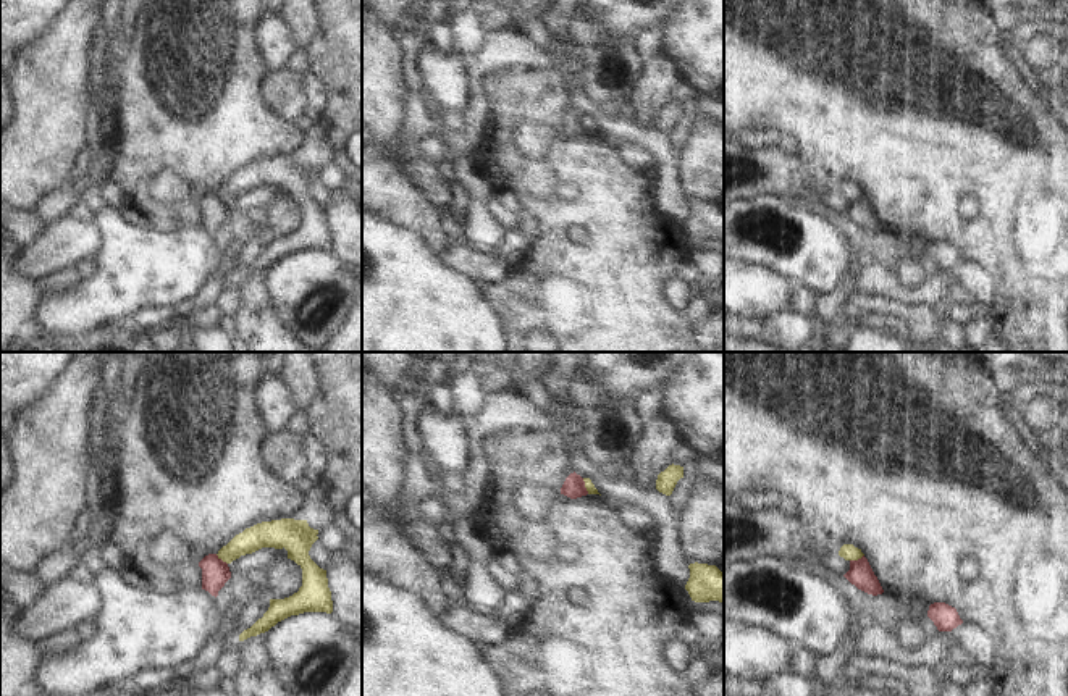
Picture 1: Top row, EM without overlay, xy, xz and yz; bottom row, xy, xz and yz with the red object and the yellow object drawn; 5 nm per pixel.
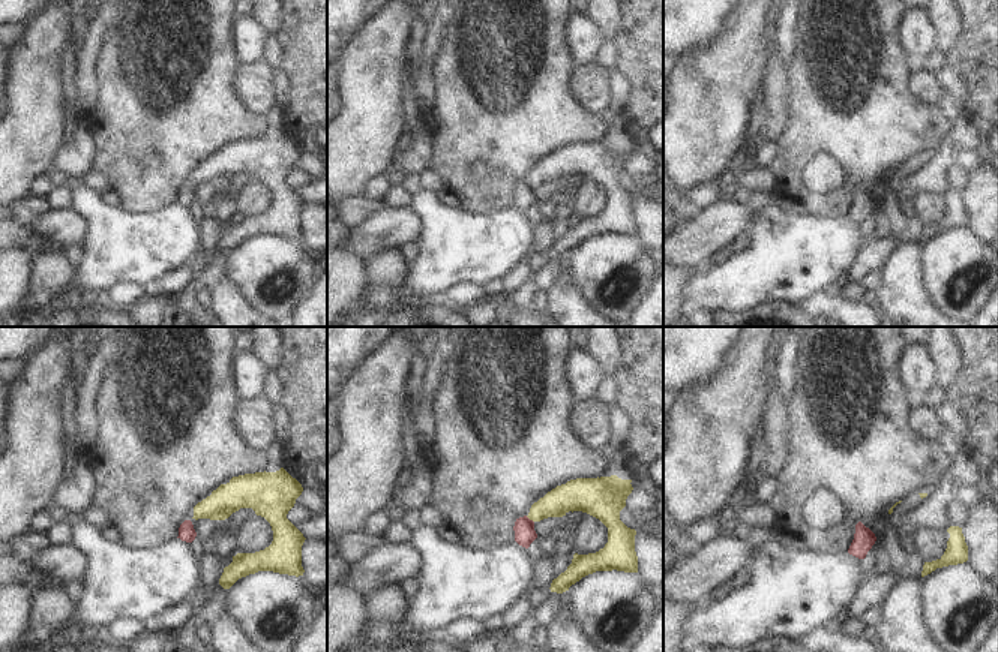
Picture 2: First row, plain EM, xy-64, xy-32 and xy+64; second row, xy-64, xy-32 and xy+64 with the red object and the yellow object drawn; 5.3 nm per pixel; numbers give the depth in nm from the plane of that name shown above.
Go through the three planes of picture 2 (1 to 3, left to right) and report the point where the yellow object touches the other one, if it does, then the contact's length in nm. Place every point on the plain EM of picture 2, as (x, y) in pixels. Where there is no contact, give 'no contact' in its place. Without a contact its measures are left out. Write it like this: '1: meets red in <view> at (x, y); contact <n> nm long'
1: no contact
2: meets red in xy-32 at (529, 183); contact 60 nm long
3: no contact

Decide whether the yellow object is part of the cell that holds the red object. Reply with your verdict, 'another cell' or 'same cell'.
another cell

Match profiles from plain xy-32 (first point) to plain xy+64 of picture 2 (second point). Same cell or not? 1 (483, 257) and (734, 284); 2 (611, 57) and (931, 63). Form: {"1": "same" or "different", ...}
{"1": "same", "2": "same"}

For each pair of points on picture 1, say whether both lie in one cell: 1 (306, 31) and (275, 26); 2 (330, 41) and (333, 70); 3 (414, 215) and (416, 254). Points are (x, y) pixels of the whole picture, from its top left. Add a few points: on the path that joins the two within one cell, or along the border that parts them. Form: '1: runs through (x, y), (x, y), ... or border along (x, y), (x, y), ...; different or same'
1: border along (281, 16), (299, 46); different
2: runs through (333, 47), (333, 63); same
3: border along (380, 212), (419, 230), (443, 254); different

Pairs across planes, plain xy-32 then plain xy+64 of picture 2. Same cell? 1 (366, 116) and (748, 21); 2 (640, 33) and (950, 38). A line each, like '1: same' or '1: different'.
1: same
2: different

